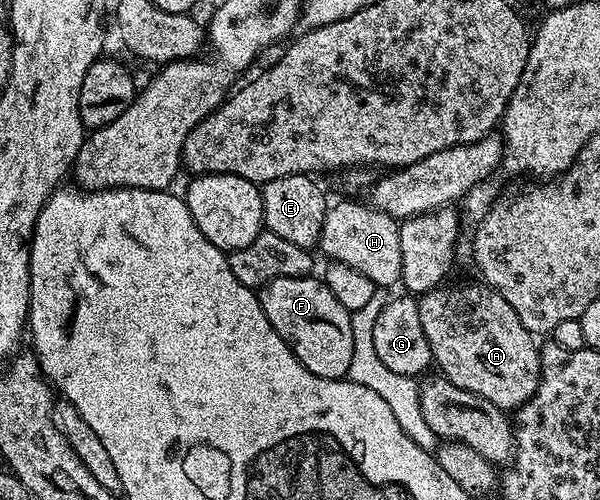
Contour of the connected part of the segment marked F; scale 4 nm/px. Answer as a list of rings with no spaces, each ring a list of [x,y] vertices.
[[[314,275],[297,278],[273,278],[257,292],[265,318],[281,334],[291,352],[313,374],[330,380],[342,380],[353,362],[353,322],[351,313],[337,302],[333,290]]]

